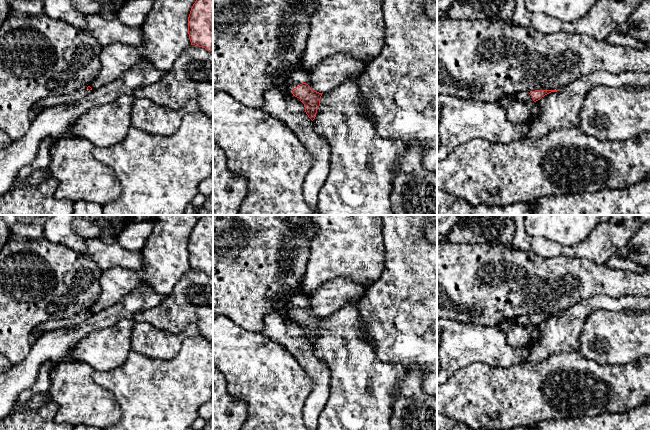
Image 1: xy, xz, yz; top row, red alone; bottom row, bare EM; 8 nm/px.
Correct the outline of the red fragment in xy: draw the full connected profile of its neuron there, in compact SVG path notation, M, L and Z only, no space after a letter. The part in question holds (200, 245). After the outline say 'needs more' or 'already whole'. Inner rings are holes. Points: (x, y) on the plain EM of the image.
M204 215L193 228L188 258L191 269L213 275L213 215Z; already whole

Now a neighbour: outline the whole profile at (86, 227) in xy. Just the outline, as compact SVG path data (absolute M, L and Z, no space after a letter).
M74 215L72 220L73 229L85 239L98 239L107 232L114 232L116 236L124 229L126 224L103 226L98 221L93 220L85 215Z

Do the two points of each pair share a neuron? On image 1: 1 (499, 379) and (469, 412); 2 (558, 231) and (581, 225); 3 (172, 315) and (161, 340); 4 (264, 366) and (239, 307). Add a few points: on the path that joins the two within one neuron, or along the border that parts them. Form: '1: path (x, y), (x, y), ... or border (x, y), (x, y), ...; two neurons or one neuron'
1: path (491, 387), (474, 404); one neuron
2: path (564, 225), (575, 225); one neuron
3: border (143, 322), (172, 333), (178, 333), (188, 325); two neurons
4: border (229, 318), (247, 330), (259, 332); two neurons

